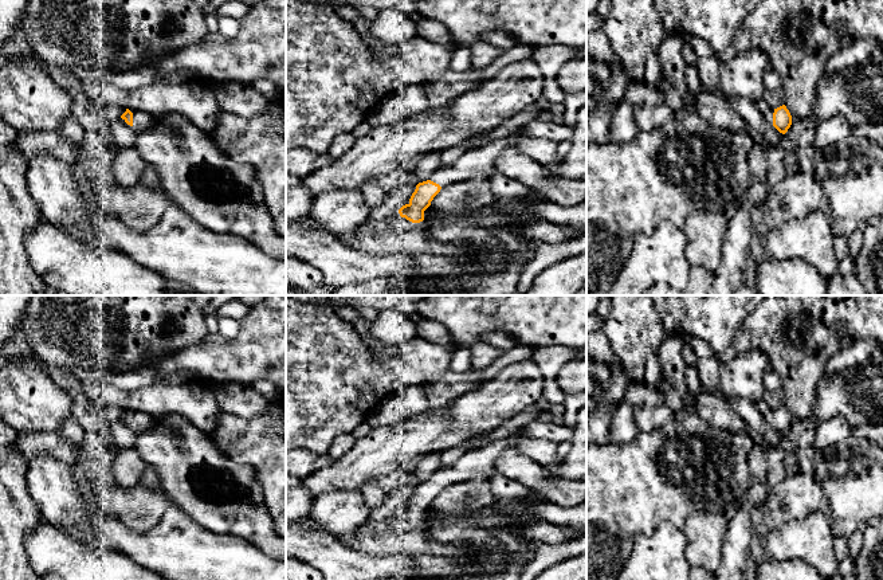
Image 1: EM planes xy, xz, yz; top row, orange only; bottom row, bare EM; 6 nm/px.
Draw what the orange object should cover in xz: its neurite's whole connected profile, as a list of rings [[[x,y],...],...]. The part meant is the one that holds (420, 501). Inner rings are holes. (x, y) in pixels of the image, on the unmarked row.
[[[510,435],[494,440],[487,447],[468,450],[452,466],[440,466],[427,482],[416,486],[409,503],[399,510],[400,517],[412,524],[423,522],[424,512],[444,487],[476,477],[492,475],[495,473],[497,459],[507,448],[533,458],[549,470],[558,469],[564,463],[564,461],[557,456],[557,443],[553,440]]]

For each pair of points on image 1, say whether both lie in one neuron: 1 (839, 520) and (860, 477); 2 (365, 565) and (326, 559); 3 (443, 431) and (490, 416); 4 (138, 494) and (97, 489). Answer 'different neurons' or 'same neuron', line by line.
1: same neuron
2: same neuron
3: same neuron
4: same neuron

